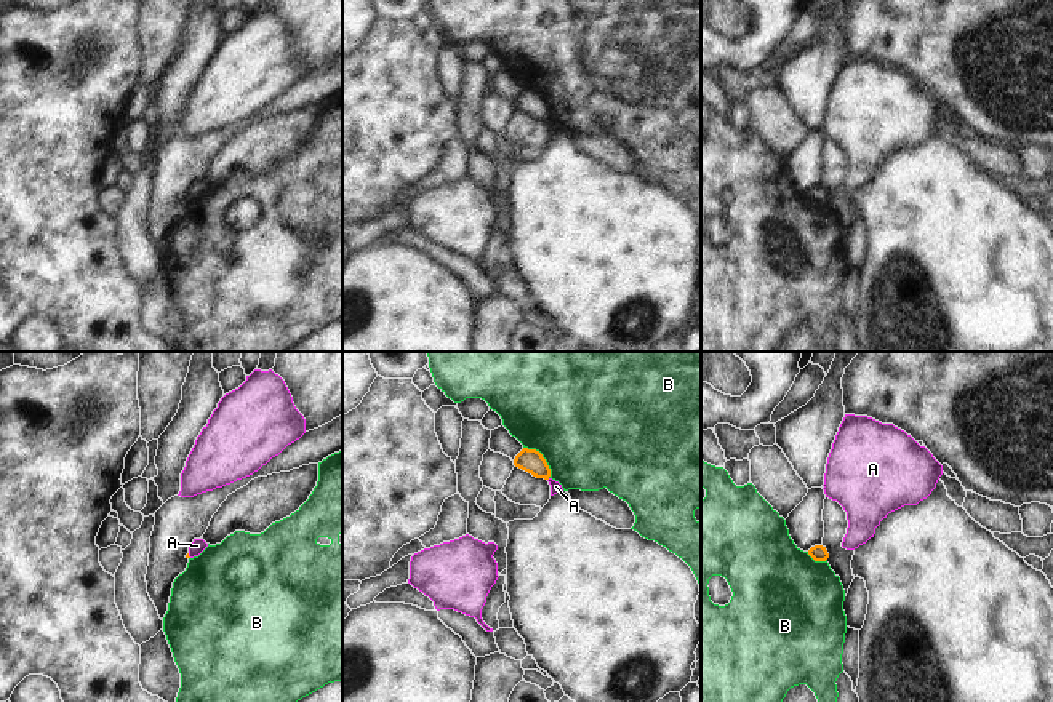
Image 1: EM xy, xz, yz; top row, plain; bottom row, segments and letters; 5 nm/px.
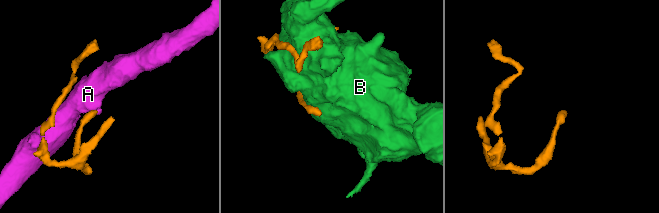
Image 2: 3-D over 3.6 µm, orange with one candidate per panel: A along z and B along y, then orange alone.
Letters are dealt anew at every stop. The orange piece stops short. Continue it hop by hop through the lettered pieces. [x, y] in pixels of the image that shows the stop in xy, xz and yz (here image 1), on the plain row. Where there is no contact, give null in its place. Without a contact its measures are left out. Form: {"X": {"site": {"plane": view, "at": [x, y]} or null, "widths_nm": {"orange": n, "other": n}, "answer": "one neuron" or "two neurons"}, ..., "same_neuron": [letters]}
{"A": {"site": {"plane": "xy", "at": [188, 197]}, "widths_nm": {"orange": 20, "other": 70}, "answer": "two neurons"}, "B": {"site": {"plane": "xz", "at": [543, 99]}, "widths_nm": {"orange": 120, "other": 500}, "answer": "two neurons"}, "same_neuron": []}

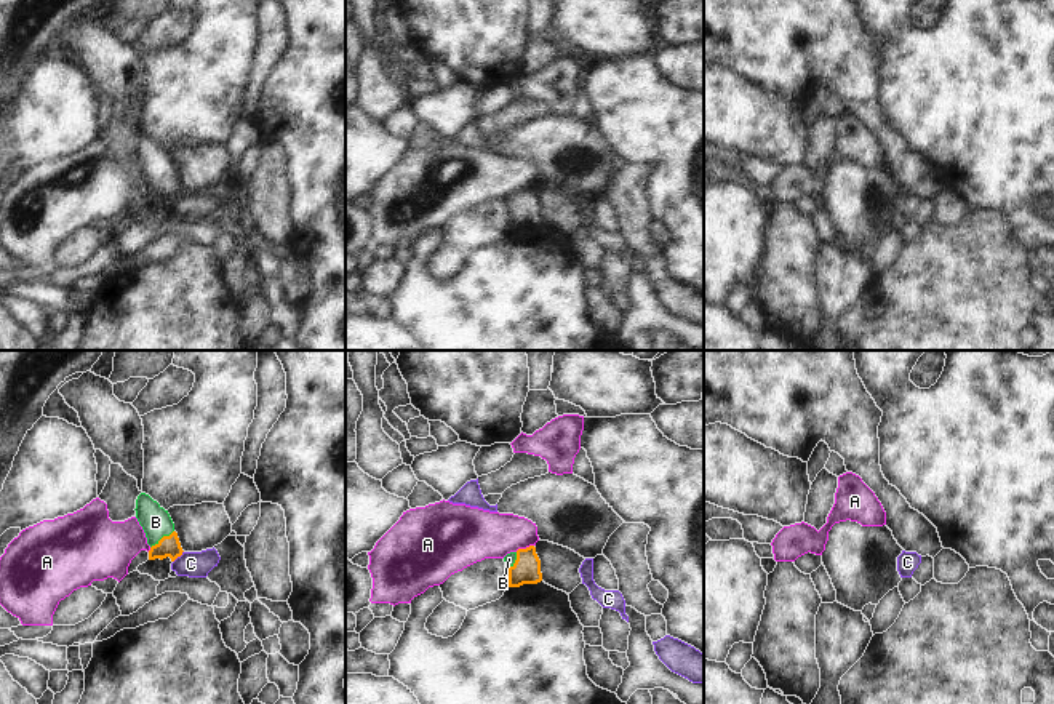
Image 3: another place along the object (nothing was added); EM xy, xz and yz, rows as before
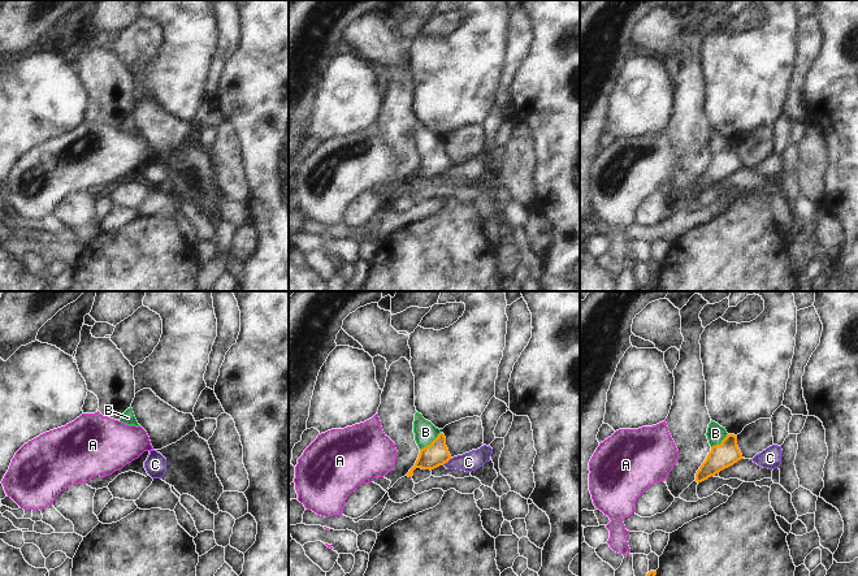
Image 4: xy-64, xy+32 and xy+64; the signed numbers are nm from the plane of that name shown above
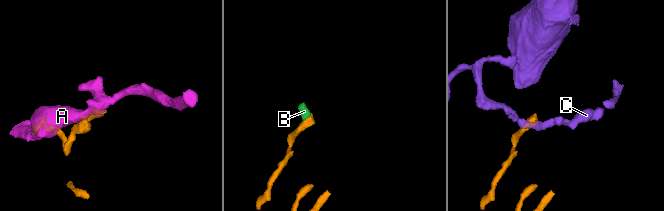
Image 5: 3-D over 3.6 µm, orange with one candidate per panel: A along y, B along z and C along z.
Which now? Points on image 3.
{"A": {"site": {"plane": "xz", "at": [523, 191]}, "widths_nm": {"orange": 140, "other": 260}, "answer": "two neurons"}, "B": {"site": {"plane": "xy", "at": [163, 178]}, "widths_nm": {"orange": 110, "other": 150}, "answer": "one neuron"}, "C": {"site": {"plane": "xy", "at": [178, 197]}, "widths_nm": {"orange": 110, "other": 130}, "answer": "two neurons"}, "same_neuron": ["B"]}

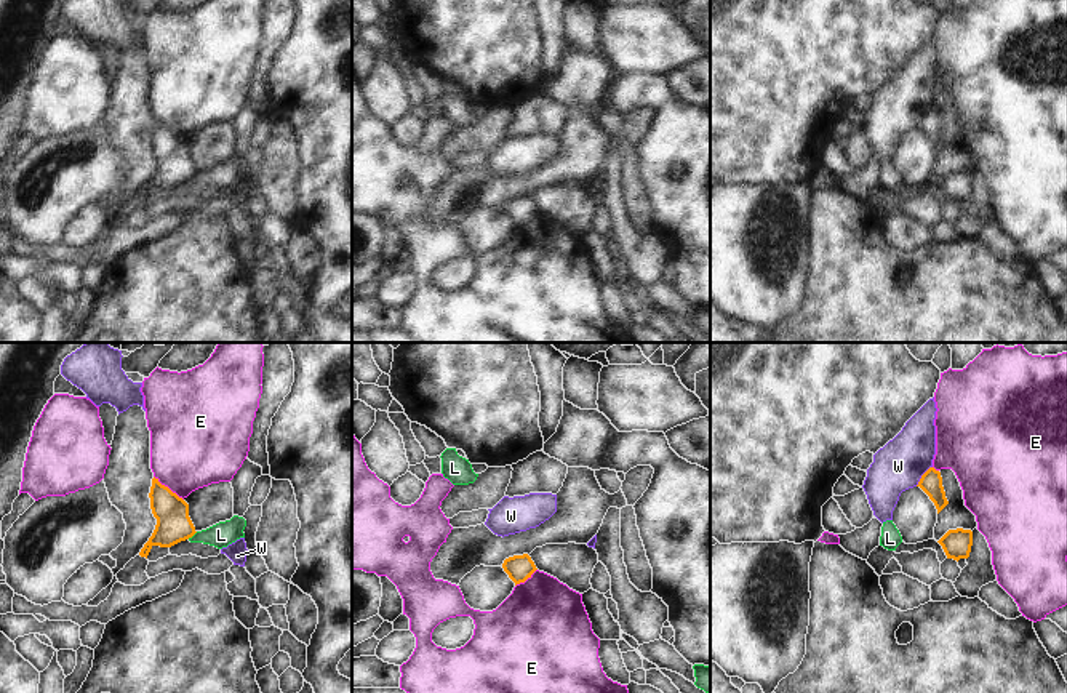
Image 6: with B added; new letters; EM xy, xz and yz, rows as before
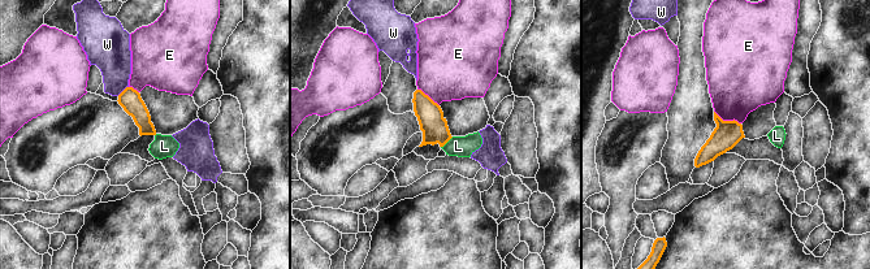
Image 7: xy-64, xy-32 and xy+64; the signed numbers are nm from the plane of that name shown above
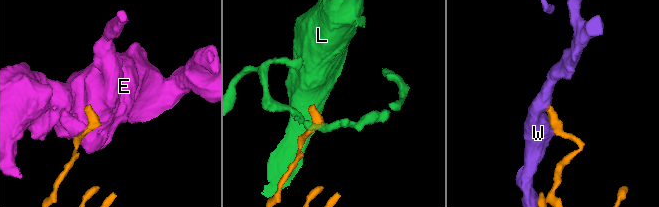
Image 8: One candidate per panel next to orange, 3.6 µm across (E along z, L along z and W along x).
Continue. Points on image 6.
{"E": {"site": {"plane": "xy", "at": [167, 128]}, "widths_nm": {"orange": 180, "other": 420}, "answer": "two neurons"}, "L": {"site": {"plane": "xy", "at": [192, 176]}, "widths_nm": {"orange": 180, "other": 120}, "answer": "two neurons"}, "W": {"site": {"plane": "yz", "at": [922, 117]}, "widths_nm": {"orange": 110, "other": 240}, "answer": "one neuron"}, "same_neuron": ["W"]}

